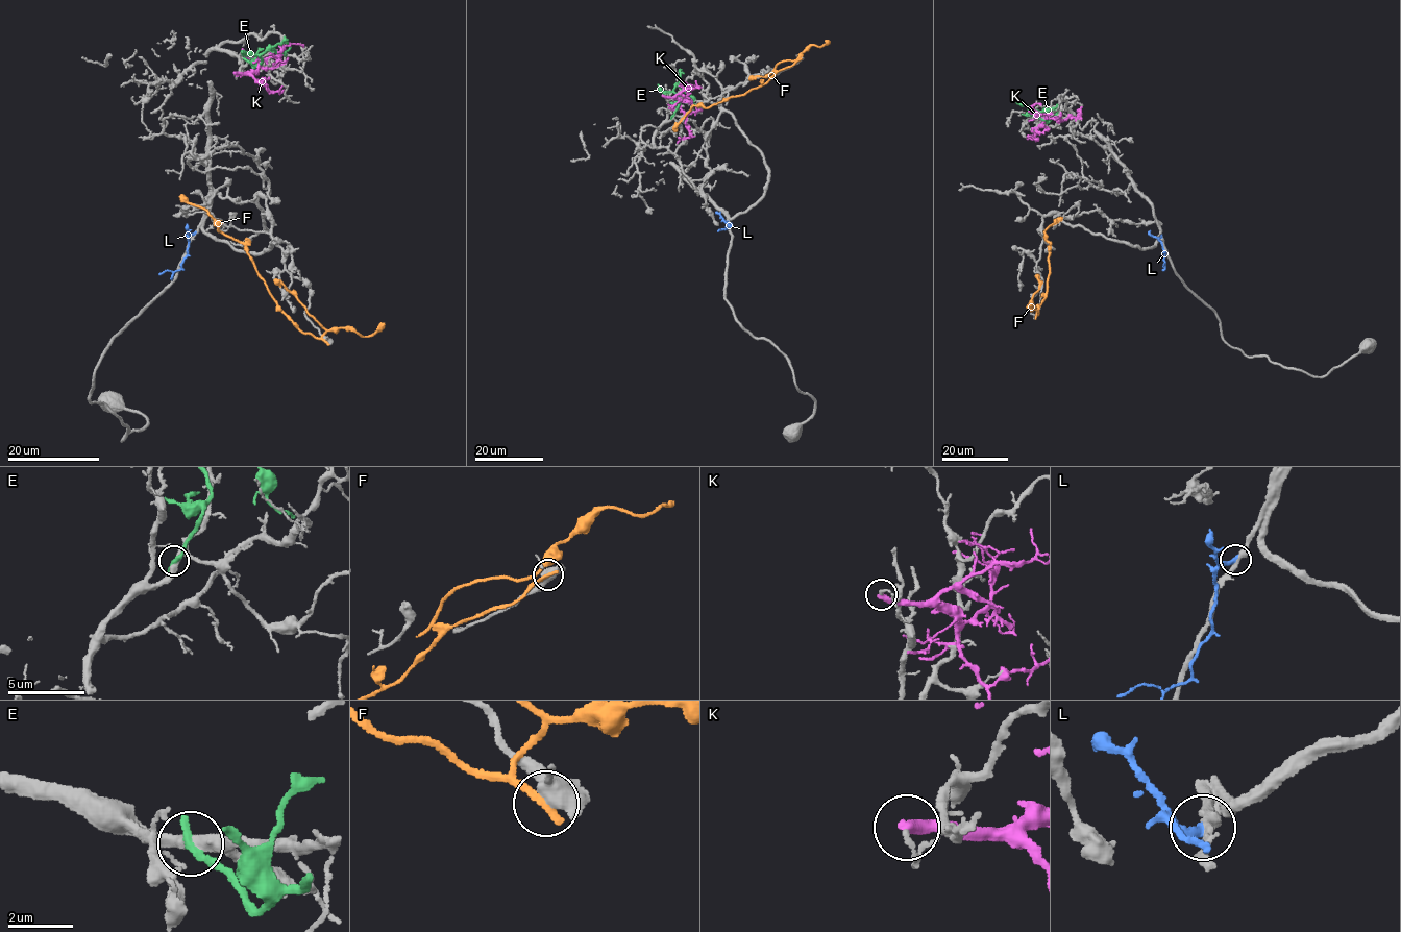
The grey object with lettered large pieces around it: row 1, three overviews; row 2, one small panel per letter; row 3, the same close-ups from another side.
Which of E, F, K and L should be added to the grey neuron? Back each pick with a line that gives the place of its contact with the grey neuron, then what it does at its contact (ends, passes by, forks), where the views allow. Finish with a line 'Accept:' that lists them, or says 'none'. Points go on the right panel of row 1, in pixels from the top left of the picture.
Accept: none

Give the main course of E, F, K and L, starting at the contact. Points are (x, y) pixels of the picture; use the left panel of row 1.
E: (244, 57), (255, 67), (262, 64), (260, 55), (267, 50), (280, 54), (290, 46)
F: (326, 342), (305, 334), (280, 310), (259, 274), (247, 247), (223, 234), (212, 216), (183, 200), (183, 195)
K: (235, 73), (253, 73), (256, 63), (260, 66), (255, 66), (259, 62), (252, 55), (247, 53), (244, 58)
L: (194, 234), (189, 237), (187, 255), (180, 268), (158, 274)

